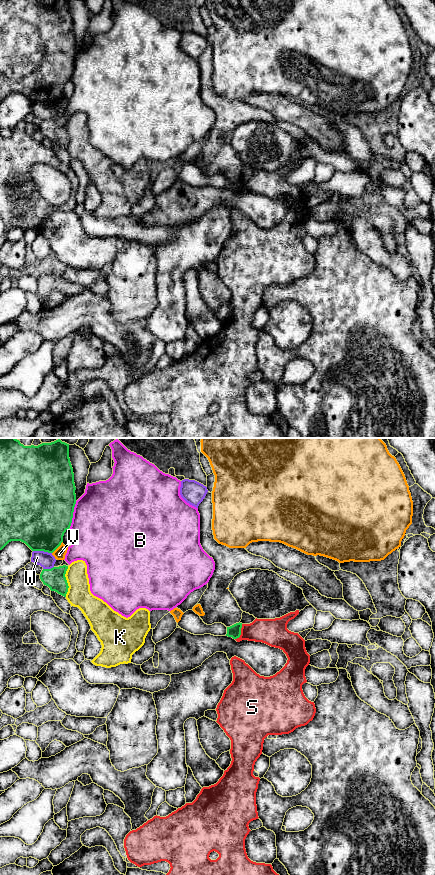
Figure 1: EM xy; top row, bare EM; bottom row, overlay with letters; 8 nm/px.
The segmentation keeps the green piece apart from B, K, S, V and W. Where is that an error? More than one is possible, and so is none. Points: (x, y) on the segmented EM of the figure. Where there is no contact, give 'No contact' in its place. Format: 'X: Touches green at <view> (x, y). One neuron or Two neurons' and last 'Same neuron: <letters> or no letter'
B: Touches green at xy (72, 514). Two neurons
K: Touches green at xy (66, 581). Two neurons
S: Touches green at xy (240, 632). Two neurons
V: Touches green at xy (58, 546). Two neurons
W: Touches green at xy (42, 550). Two neurons
Same neuron: no letter

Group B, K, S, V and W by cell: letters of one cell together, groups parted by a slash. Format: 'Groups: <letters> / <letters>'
Groups: B / K / S / V / W

